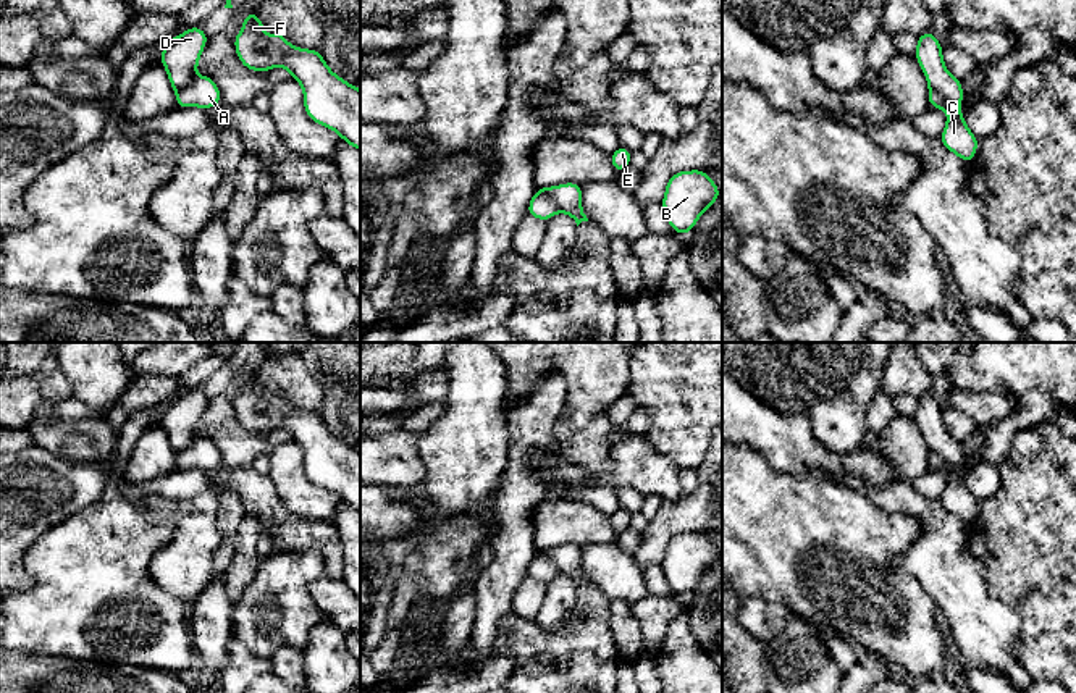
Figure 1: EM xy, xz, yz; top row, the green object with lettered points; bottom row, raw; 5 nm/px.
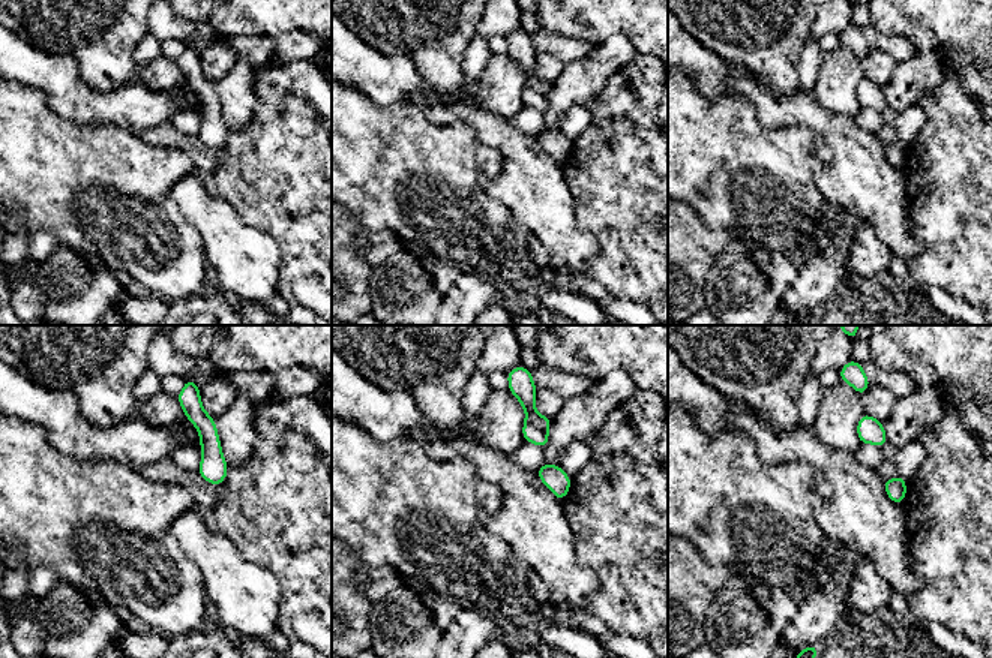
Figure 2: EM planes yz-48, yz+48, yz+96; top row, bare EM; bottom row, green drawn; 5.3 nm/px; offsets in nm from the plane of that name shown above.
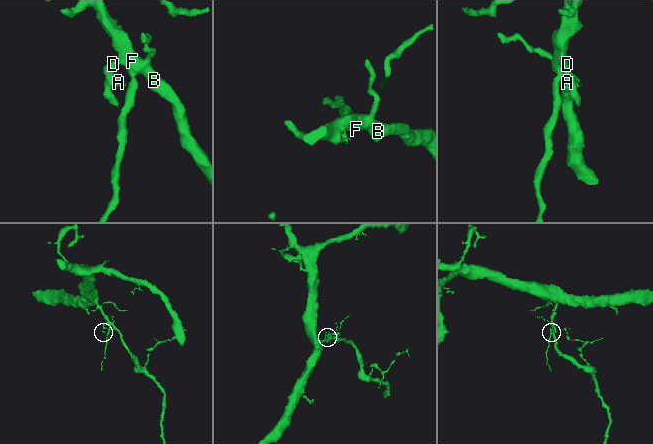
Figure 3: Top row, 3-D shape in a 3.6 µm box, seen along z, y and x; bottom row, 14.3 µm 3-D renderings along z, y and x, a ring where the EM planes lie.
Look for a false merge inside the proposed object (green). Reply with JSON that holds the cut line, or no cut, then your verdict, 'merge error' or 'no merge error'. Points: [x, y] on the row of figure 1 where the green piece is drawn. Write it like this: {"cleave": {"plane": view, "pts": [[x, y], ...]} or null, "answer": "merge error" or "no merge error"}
{"cleave": {"plane": "yz", "pts": [[929, 88], [944, 99], [949, 110]]}, "answer": "merge error"}

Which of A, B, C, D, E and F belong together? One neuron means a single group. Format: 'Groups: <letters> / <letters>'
Groups: A / B C D E F

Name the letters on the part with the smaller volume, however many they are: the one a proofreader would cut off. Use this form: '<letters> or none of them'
A

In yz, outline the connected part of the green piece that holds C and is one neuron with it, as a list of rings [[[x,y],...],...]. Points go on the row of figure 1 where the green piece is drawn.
[[[931,31],[918,36],[918,47],[913,55],[923,68],[929,89],[939,92],[950,105],[948,120],[939,139],[947,150],[956,153],[968,165],[977,152],[979,139],[969,131],[960,113],[965,95],[961,81],[947,71],[942,45]]]

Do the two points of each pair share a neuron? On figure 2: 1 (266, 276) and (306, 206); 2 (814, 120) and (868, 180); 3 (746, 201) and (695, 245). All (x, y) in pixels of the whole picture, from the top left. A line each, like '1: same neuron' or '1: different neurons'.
1: different neurons
2: same neuron
3: different neurons

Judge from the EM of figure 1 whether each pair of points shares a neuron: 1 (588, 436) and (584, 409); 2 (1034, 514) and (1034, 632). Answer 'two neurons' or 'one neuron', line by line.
1: two neurons
2: one neuron

